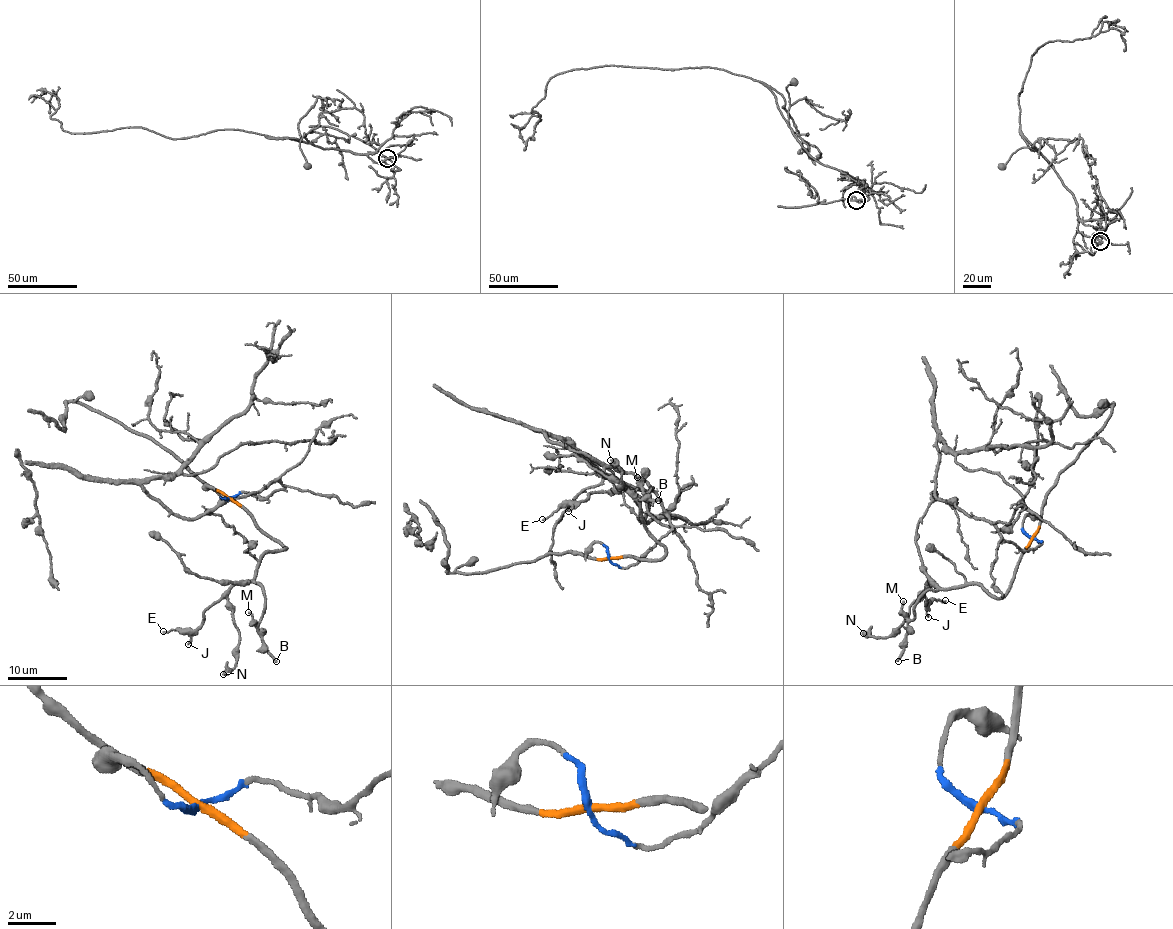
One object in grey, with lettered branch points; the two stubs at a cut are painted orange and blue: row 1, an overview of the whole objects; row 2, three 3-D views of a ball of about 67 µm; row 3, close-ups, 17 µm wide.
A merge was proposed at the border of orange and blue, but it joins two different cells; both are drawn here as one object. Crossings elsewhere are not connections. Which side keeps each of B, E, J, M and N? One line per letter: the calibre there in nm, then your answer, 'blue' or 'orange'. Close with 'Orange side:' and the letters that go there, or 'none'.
B: 220 nm | orange
E: 120 nm | orange
J: 130 nm | orange
M: 160 nm | orange
N: 440 nm | orange
Orange side: B, E, J, M, N

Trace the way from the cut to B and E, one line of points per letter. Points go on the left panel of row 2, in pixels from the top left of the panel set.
B: (228, 499), (238, 501), (260, 529), (285, 548), (266, 553), (254, 581), (265, 595), (258, 633), (276, 662)
E: (228, 499), (238, 501), (285, 550), (264, 554), (253, 579), (232, 587), (195, 629), (163, 632)

